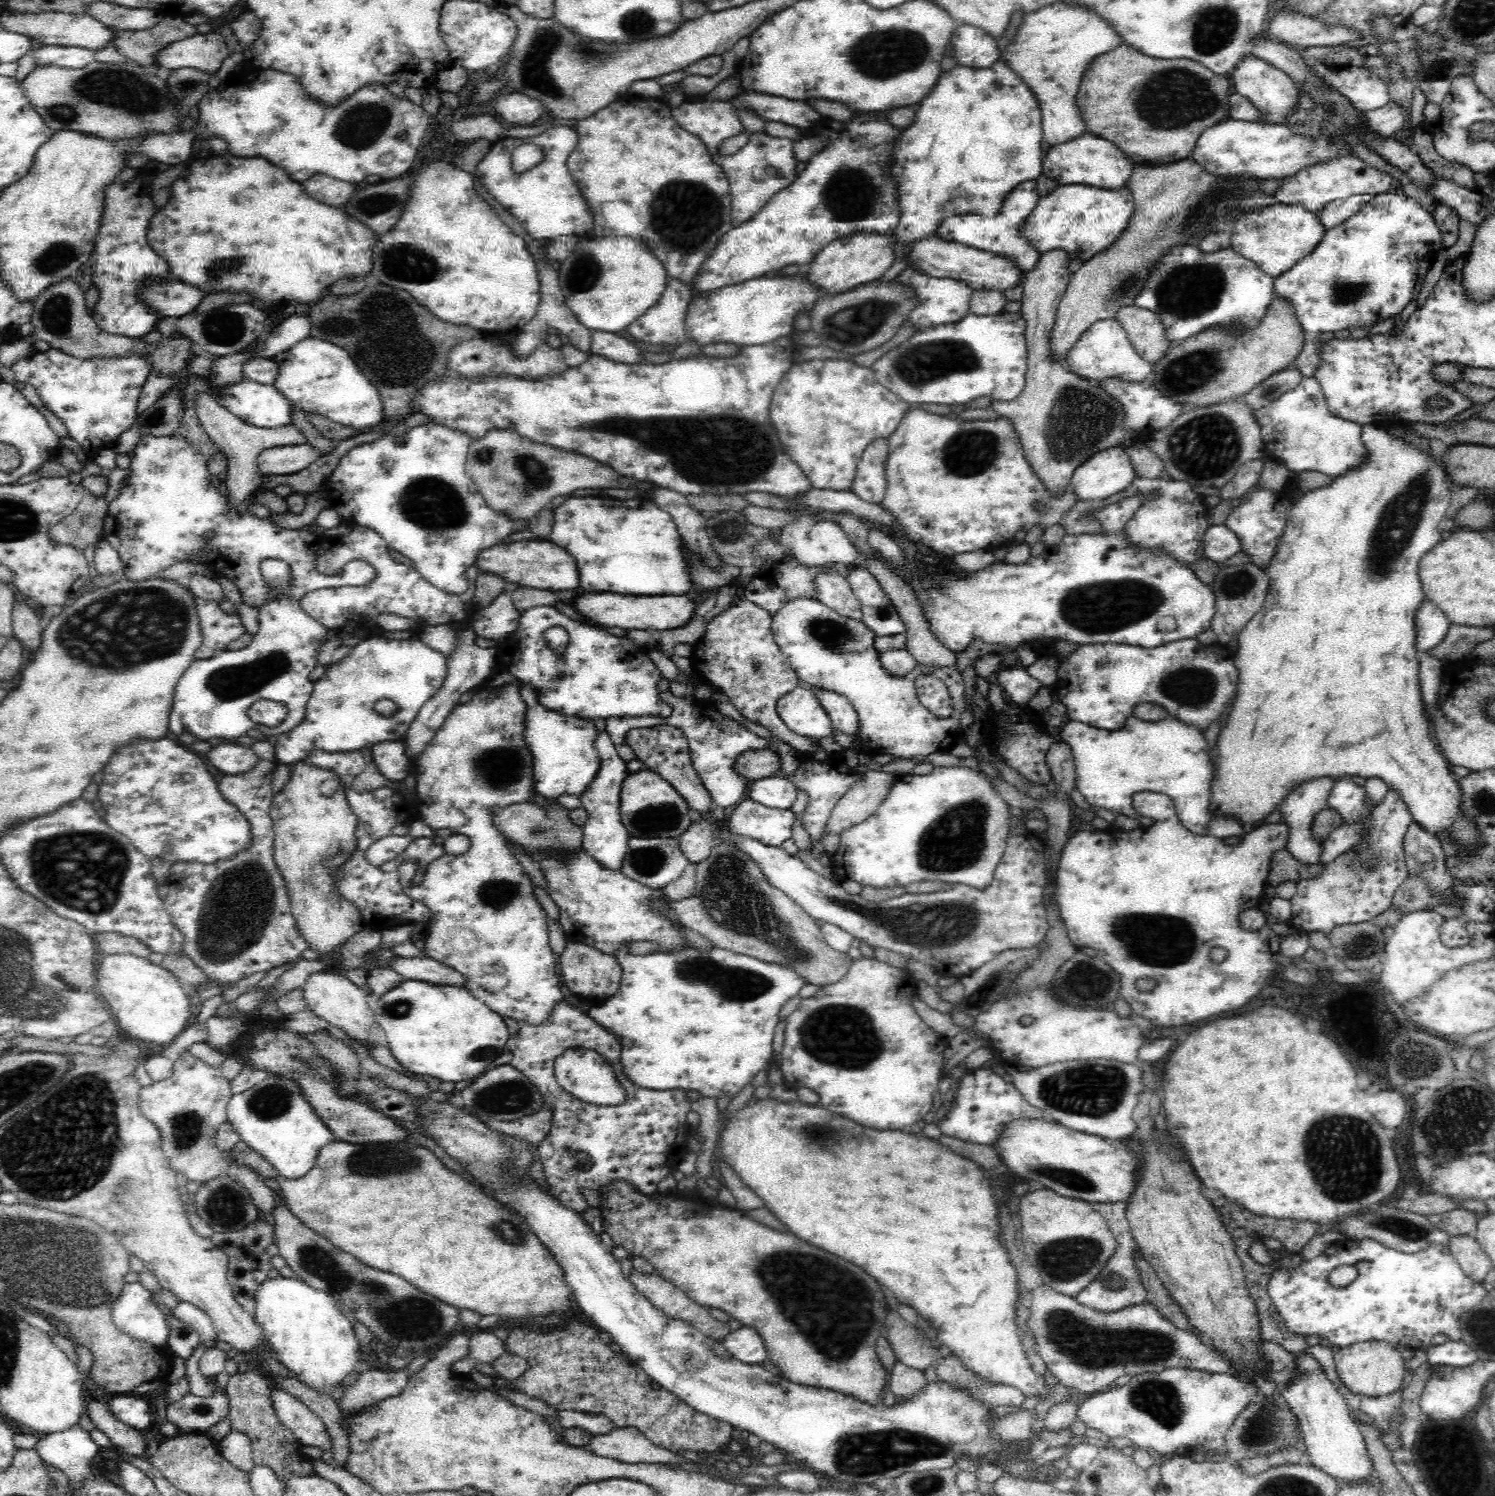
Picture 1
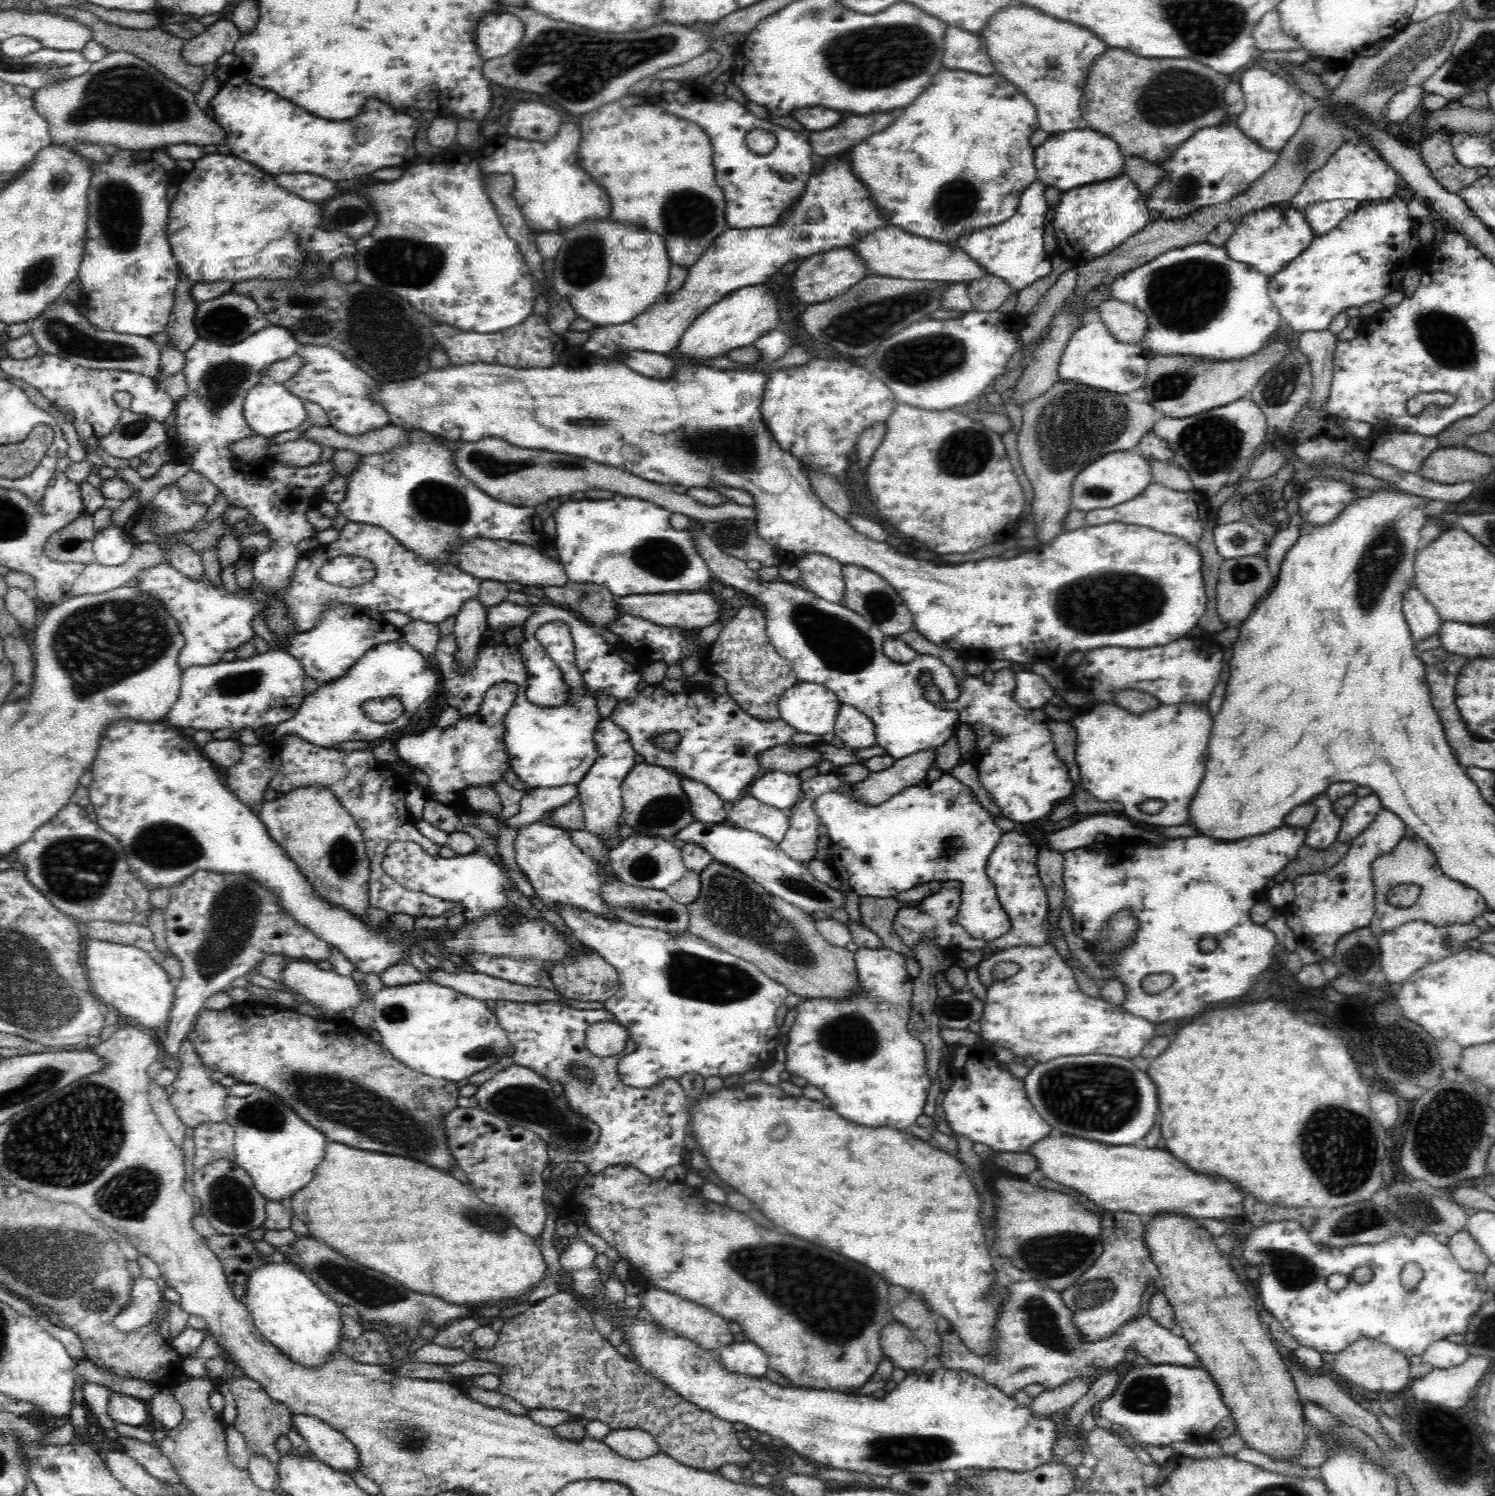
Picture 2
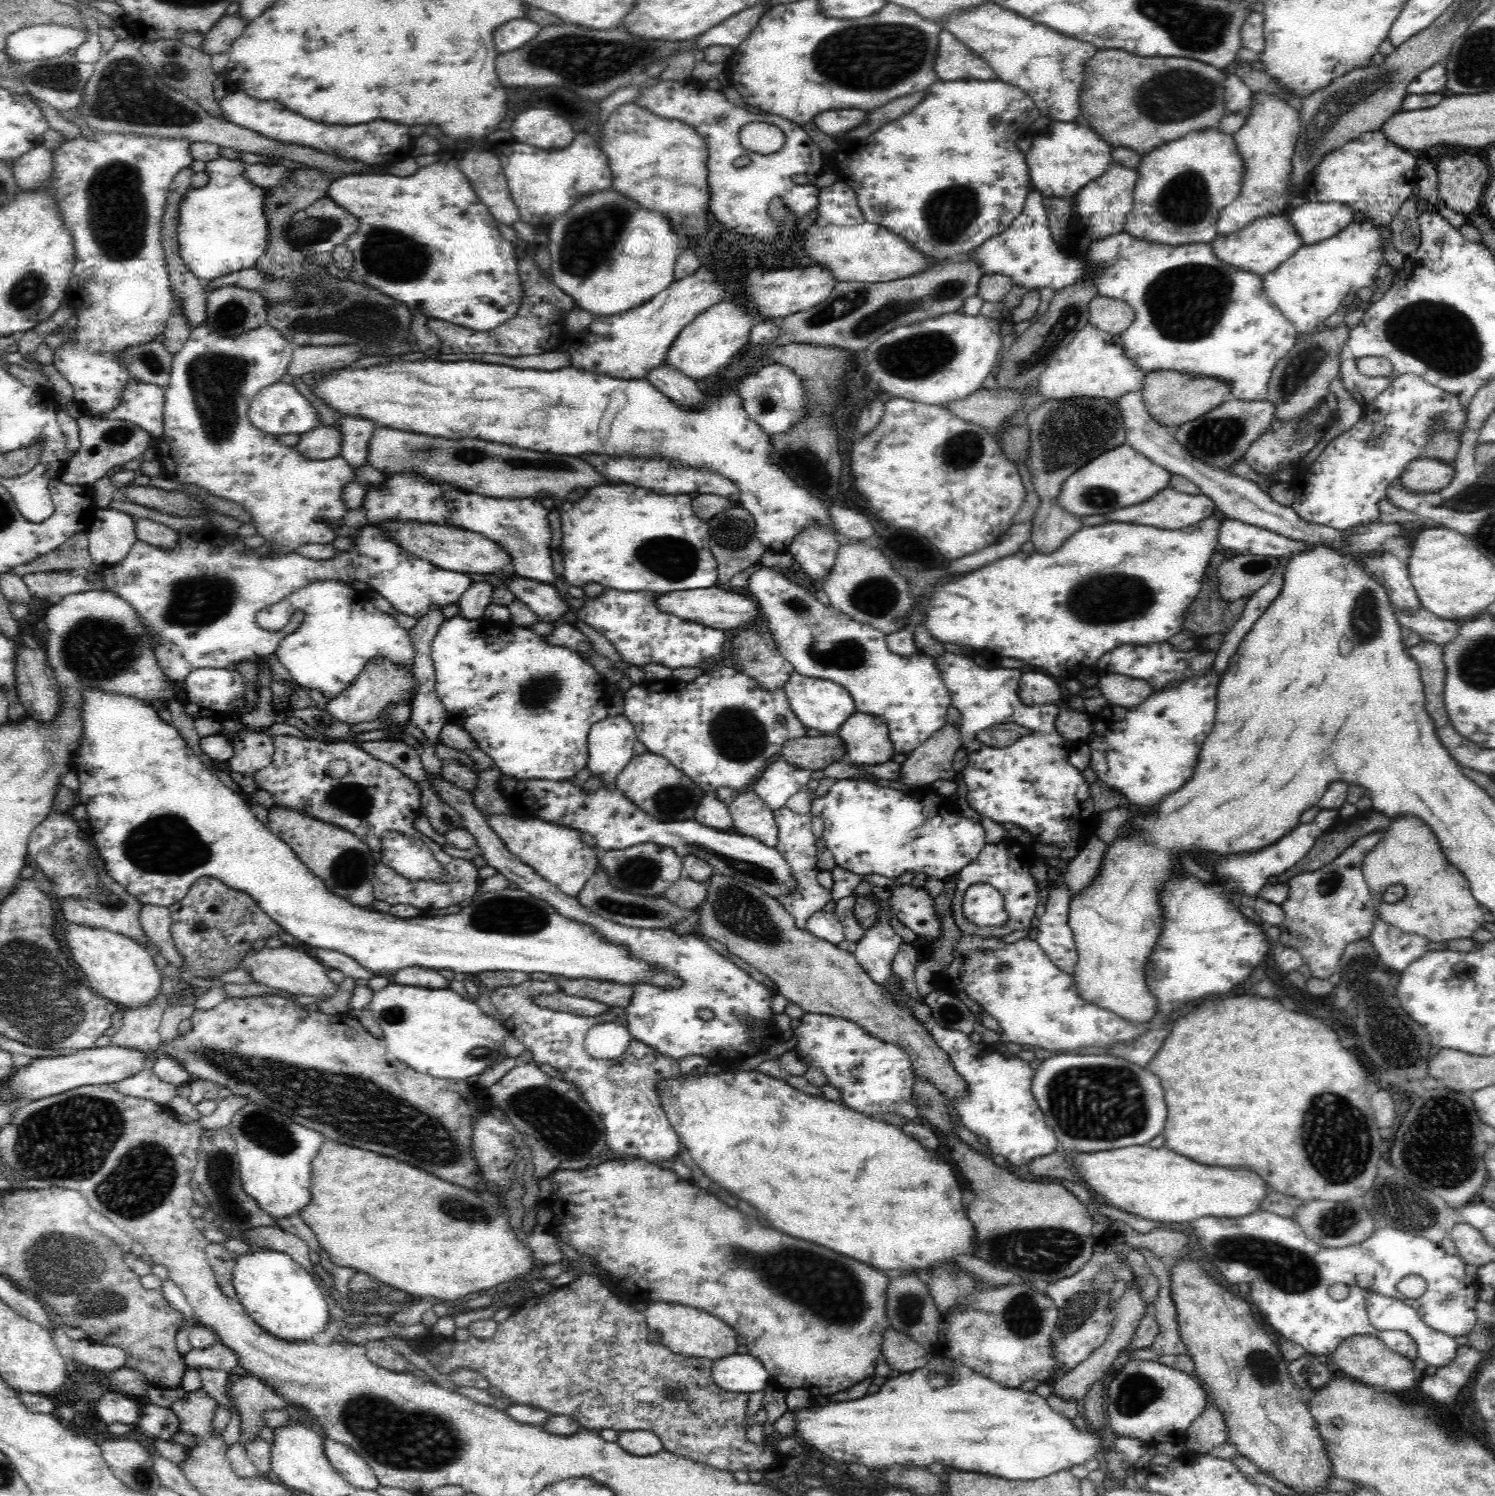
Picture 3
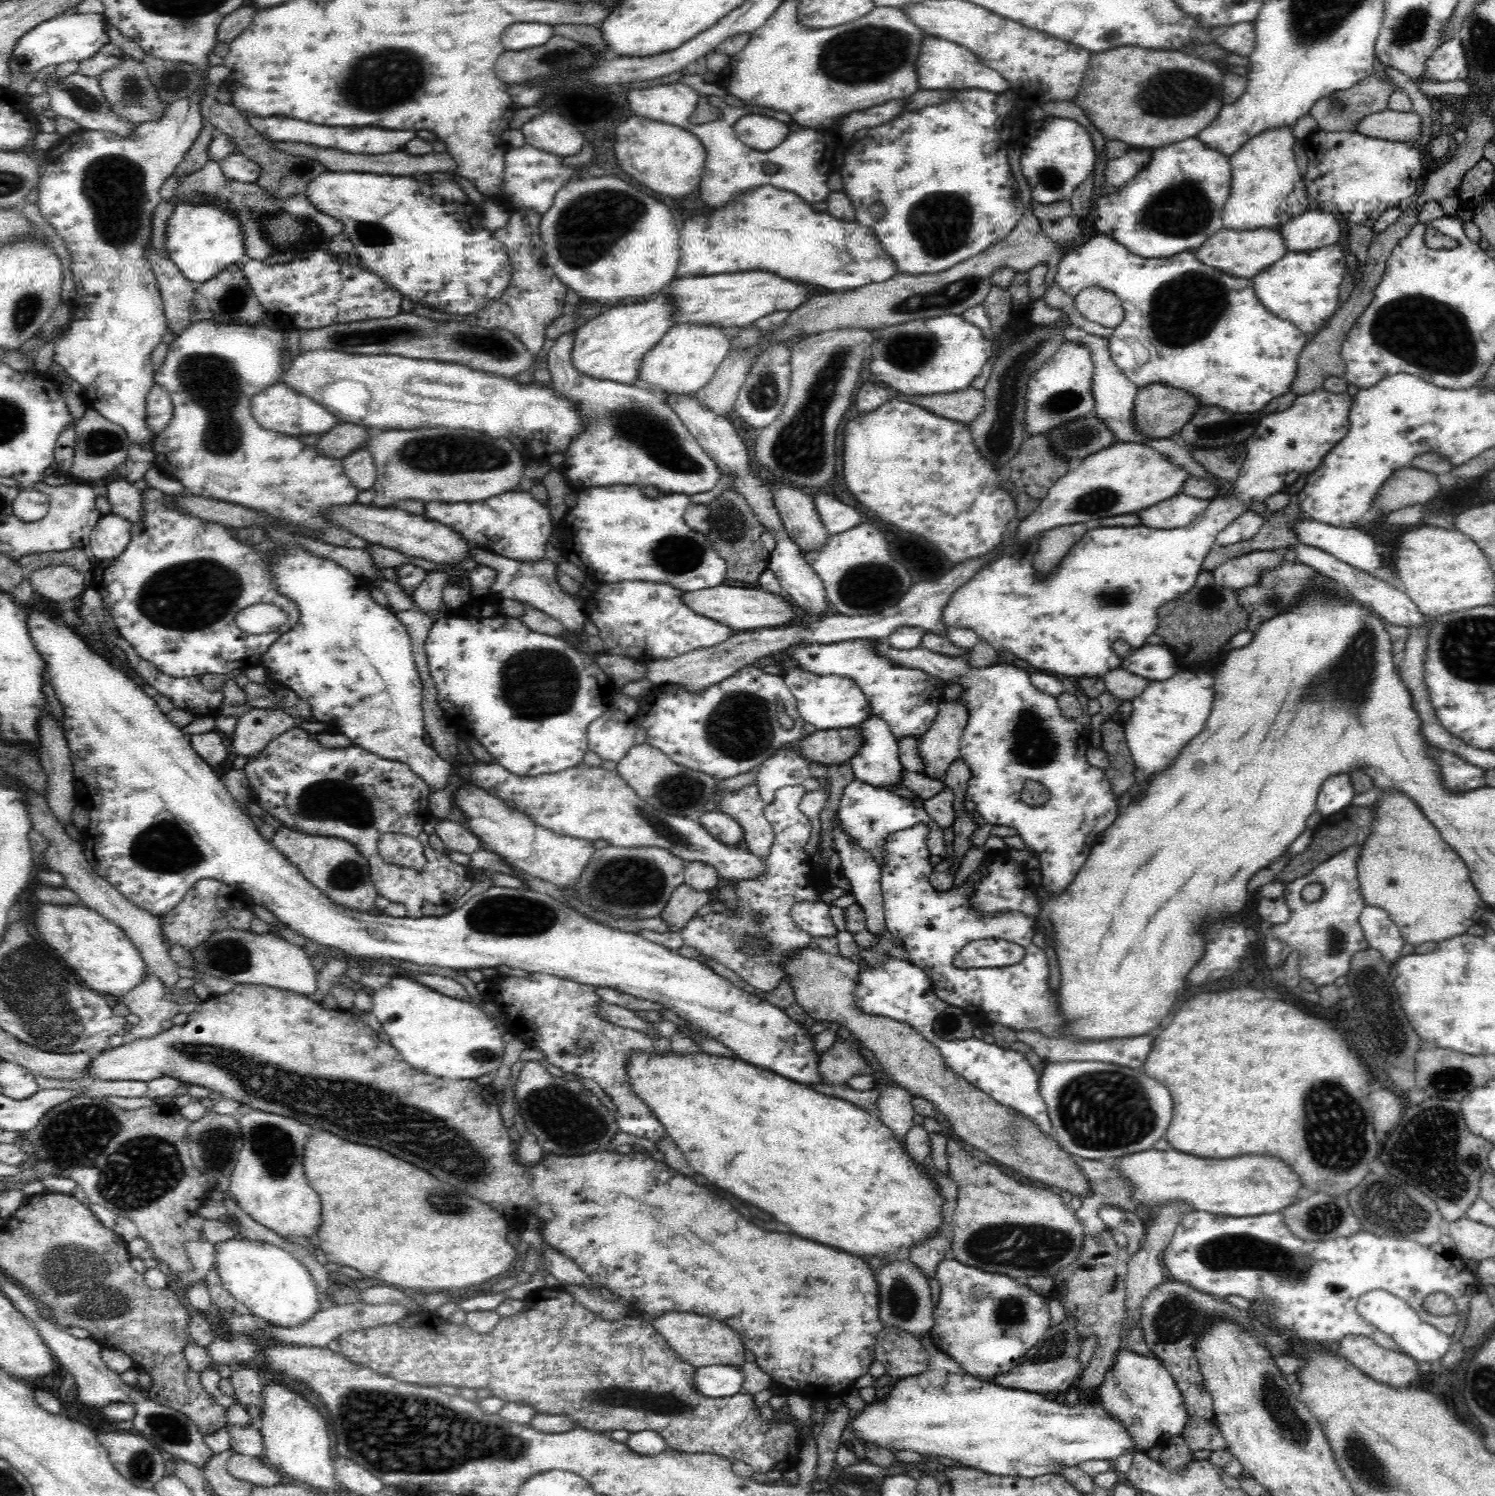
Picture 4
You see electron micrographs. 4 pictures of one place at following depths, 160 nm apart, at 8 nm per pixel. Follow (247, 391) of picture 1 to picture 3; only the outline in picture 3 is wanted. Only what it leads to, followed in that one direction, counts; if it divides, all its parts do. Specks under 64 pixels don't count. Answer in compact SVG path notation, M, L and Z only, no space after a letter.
M276 382L270 386L262 388L258 392L247 410L250 422L262 432L279 434L304 434L314 427L320 426L318 414L314 406L294 387L286 383Z

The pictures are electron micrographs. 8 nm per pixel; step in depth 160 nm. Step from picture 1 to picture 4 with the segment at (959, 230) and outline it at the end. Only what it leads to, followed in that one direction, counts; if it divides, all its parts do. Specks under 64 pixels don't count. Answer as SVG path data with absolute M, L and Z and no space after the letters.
M1092 234L1087 240L1084 240L1083 244L1076 246L1073 250L1073 252L1060 258L1055 284L1060 290L1072 297L1086 287L1100 287L1112 291L1121 300L1125 315L1123 321L1117 326L1118 328L1108 338L1108 346L1112 360L1116 363L1120 372L1138 388L1148 387L1148 384L1152 383L1167 384L1167 386L1181 388L1181 390L1189 392L1189 394L1195 396L1197 402L1206 404L1208 407L1212 407L1212 404L1214 404L1216 407L1223 408L1224 411L1241 412L1241 414L1259 412L1270 400L1288 393L1288 386L1290 386L1290 382L1296 374L1296 369L1294 369L1296 368L1296 356L1304 348L1309 336L1300 333L1289 320L1282 320L1273 315L1257 299L1253 290L1253 280L1236 280L1234 276L1224 276L1224 272L1216 272L1216 268L1205 266L1197 260L1195 250L1178 252L1178 254L1168 258L1142 258L1128 252L1126 247L1113 238L1109 238L1107 234Z

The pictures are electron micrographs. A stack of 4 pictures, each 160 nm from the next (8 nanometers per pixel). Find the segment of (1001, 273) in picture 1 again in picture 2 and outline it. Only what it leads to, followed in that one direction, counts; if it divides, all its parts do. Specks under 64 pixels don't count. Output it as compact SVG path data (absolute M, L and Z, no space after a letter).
M886 225L868 232L860 240L856 240L854 250L863 260L863 264L867 266L869 274L874 275L906 280L935 280L965 284L992 275L985 272L954 242L940 243L924 239L894 225Z

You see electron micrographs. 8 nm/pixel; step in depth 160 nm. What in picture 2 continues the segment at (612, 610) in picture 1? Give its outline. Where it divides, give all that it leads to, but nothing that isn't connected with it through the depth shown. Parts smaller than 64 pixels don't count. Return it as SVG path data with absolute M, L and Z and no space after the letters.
M676 592L676 594L658 594L658 595L629 595L616 597L615 602L621 612L627 612L631 616L648 619L657 625L666 625L666 627L697 628L702 629L714 620L722 616L722 604L714 602L710 594L702 592Z

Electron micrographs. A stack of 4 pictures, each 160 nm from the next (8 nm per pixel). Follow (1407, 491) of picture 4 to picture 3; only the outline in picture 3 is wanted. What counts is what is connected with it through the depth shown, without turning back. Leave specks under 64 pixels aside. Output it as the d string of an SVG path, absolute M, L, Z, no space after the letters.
M1416 458L1402 471L1400 482L1404 488L1420 495L1420 492L1435 492L1452 482L1455 475L1453 464L1437 458Z

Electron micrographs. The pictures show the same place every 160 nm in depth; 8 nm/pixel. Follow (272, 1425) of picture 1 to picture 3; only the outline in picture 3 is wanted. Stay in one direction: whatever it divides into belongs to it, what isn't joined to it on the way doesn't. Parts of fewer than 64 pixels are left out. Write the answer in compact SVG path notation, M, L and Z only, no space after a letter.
M242 1376L227 1388L241 1418L239 1441L246 1444L261 1438L265 1414L286 1409L288 1402L256 1377Z

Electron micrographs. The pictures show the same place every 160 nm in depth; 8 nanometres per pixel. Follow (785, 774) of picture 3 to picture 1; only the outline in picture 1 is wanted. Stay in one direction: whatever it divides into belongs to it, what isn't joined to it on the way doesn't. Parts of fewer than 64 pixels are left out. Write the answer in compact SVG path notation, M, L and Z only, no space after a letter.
M774 775L753 781L748 798L768 808L788 810L797 799L797 786L783 776Z

